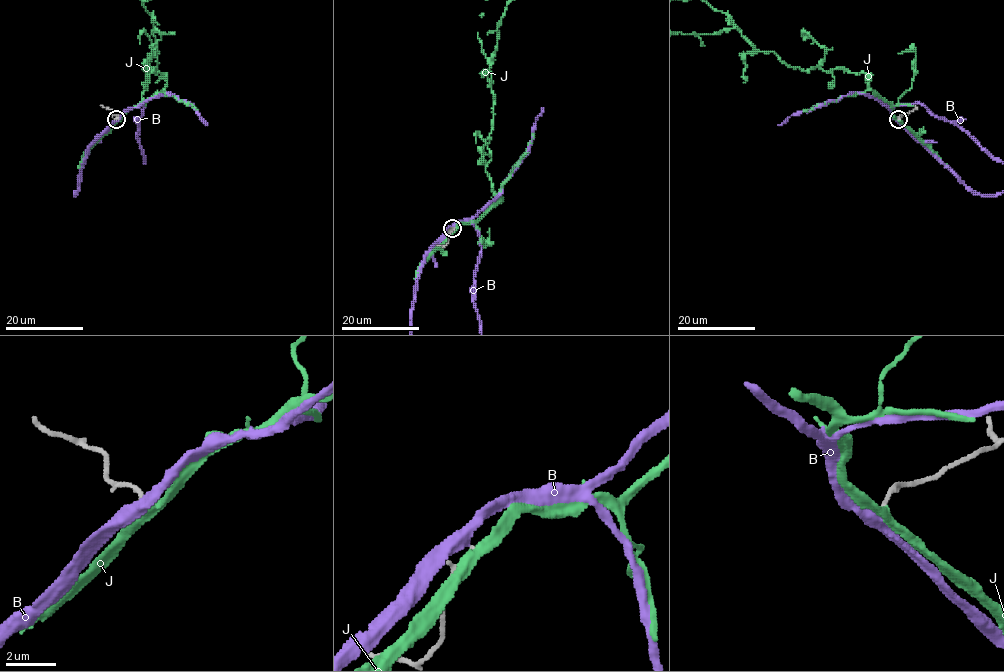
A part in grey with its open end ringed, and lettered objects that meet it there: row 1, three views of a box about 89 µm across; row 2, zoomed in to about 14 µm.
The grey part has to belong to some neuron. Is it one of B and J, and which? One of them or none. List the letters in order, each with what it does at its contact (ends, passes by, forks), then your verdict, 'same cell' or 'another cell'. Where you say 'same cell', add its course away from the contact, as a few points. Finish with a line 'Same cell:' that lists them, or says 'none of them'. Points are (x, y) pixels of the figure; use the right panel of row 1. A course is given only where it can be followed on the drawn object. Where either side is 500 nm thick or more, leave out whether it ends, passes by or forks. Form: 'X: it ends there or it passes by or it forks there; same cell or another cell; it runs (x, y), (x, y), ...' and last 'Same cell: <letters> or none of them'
B: it passes by; same cell
J: it passes by; another cell
Same cell: B

